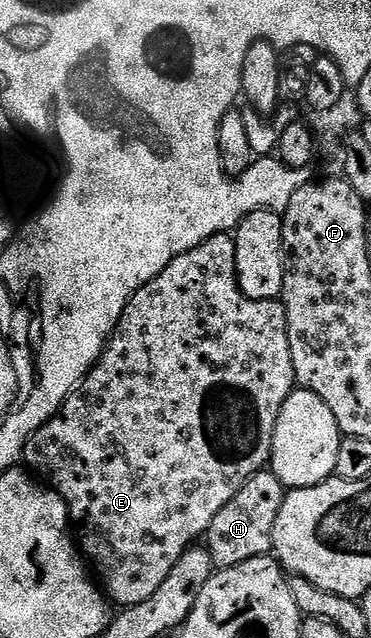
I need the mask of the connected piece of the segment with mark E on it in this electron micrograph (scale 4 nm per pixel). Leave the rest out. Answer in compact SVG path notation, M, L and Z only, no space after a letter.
M217 233L199 247L173 258L158 272L155 279L151 279L151 283L142 285L139 291L135 291L109 338L108 345L101 352L101 358L62 403L60 411L29 437L23 454L24 464L65 501L69 520L76 523L75 533L79 538L80 552L91 566L106 598L114 606L128 607L151 599L151 595L159 591L163 579L171 575L171 567L175 567L181 556L200 542L197 541L200 537L202 540L208 534L215 515L219 515L219 511L223 511L223 507L231 503L231 499L244 487L245 482L270 464L275 423L279 419L283 403L287 403L296 385L297 376L291 363L285 306L280 300L253 301L243 295L237 282L235 240L229 233Z

